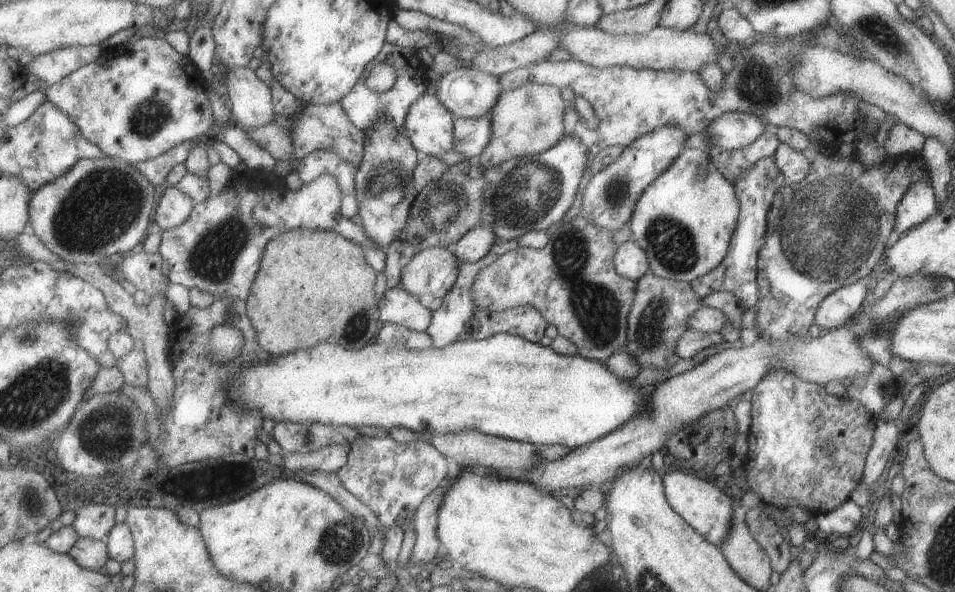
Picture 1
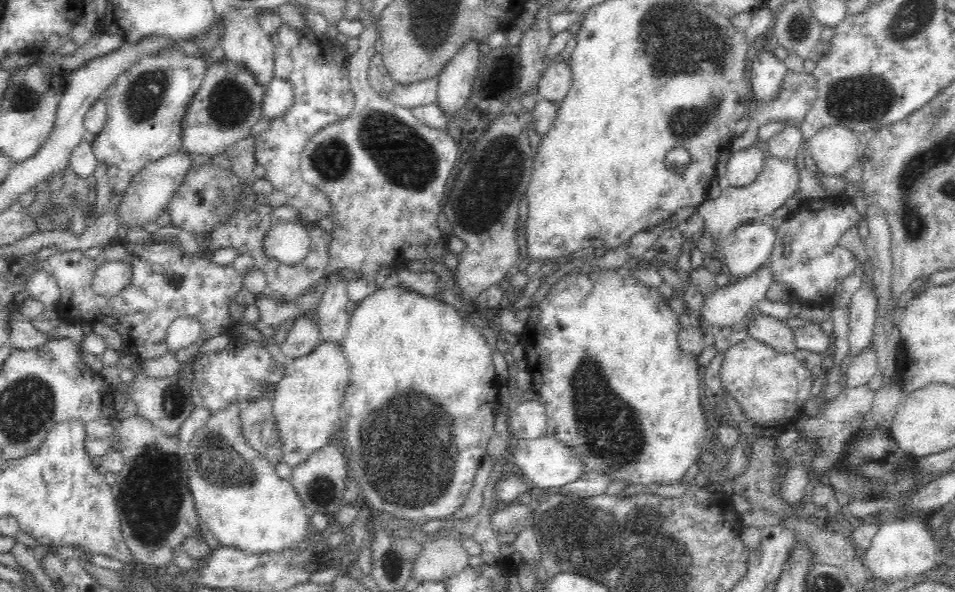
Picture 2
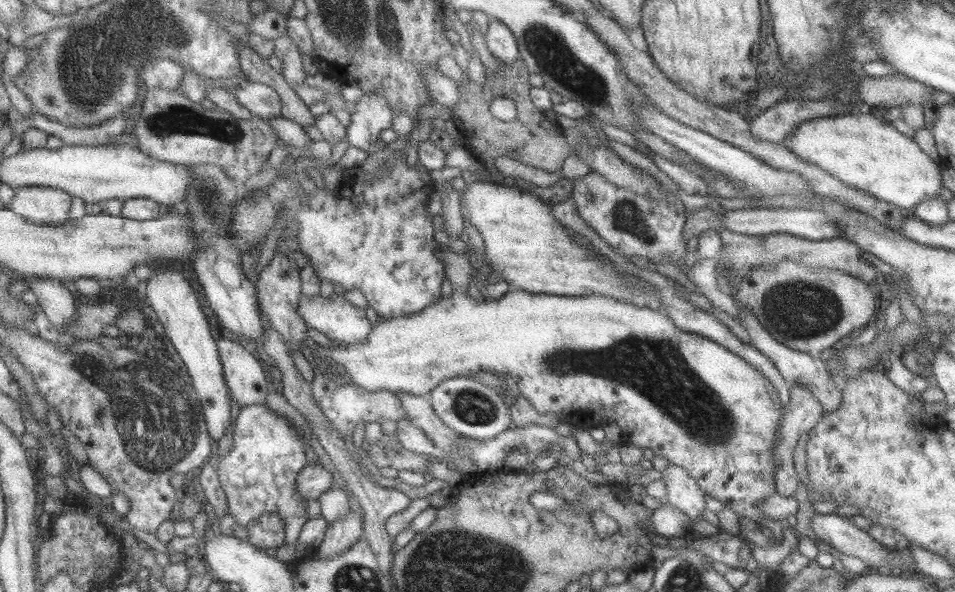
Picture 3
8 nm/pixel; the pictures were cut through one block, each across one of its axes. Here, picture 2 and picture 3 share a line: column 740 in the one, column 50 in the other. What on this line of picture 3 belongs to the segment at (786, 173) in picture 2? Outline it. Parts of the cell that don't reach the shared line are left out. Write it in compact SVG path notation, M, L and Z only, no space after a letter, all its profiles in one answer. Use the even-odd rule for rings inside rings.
M48 186L15 189L9 208L40 225L63 225L70 218L74 197Z

